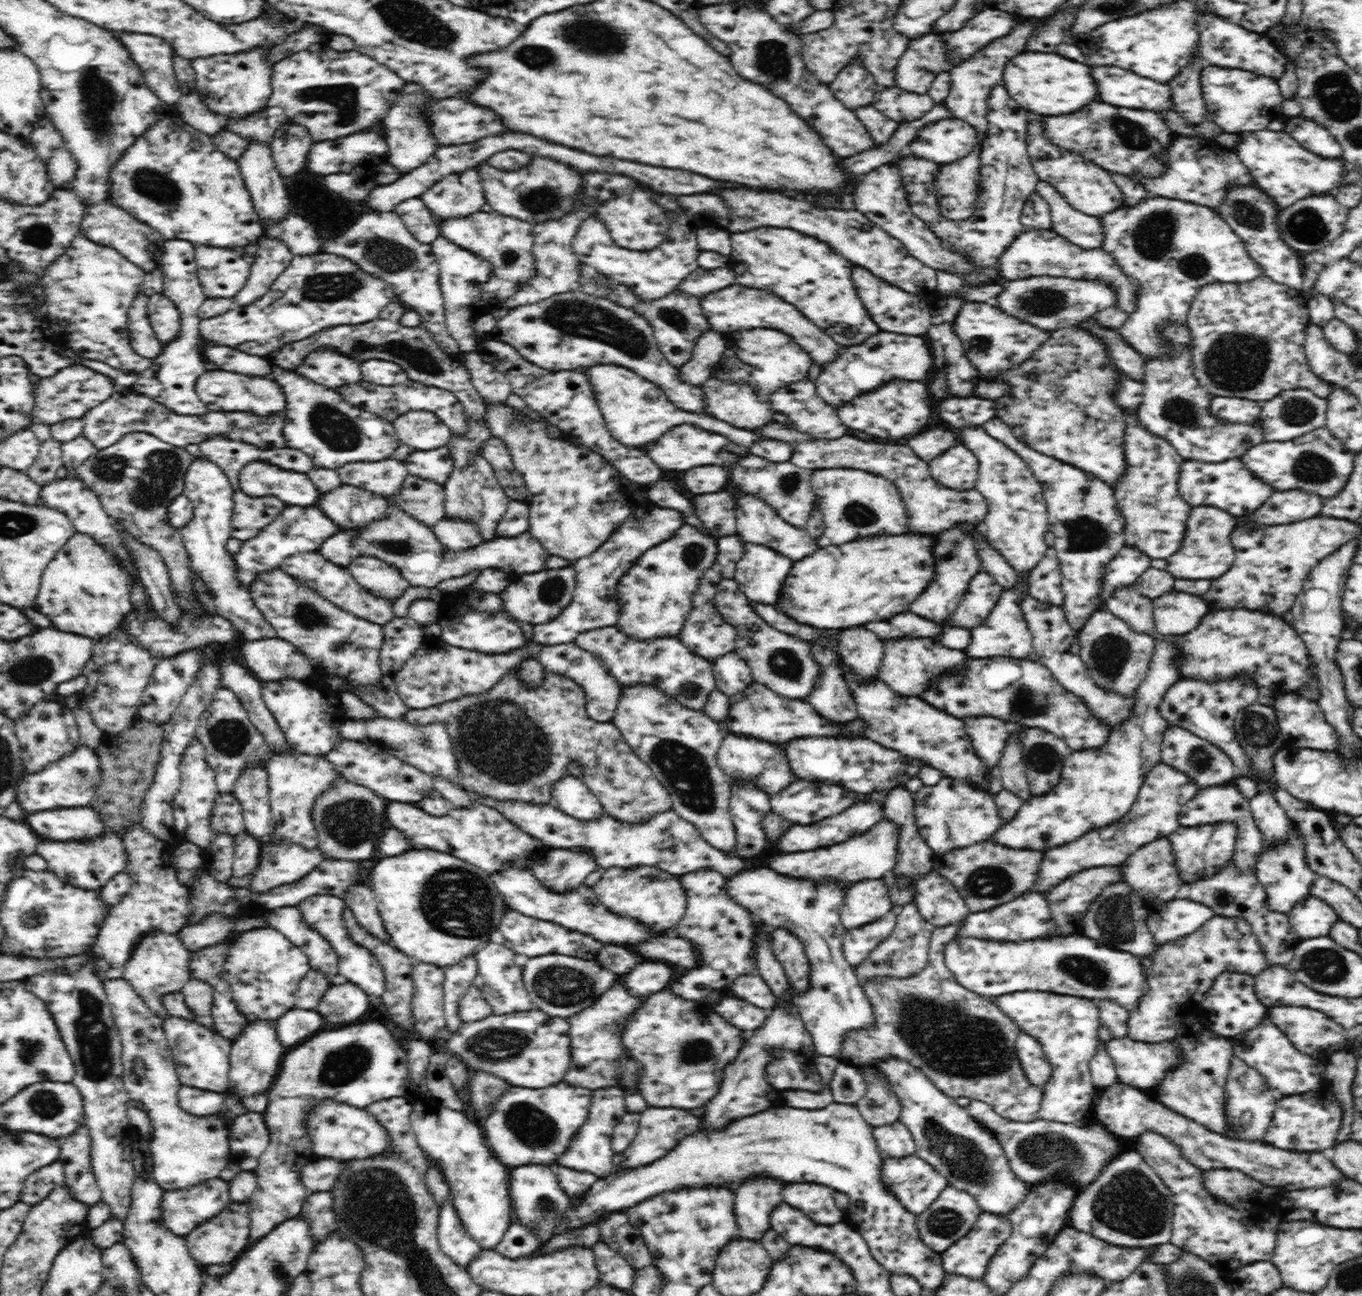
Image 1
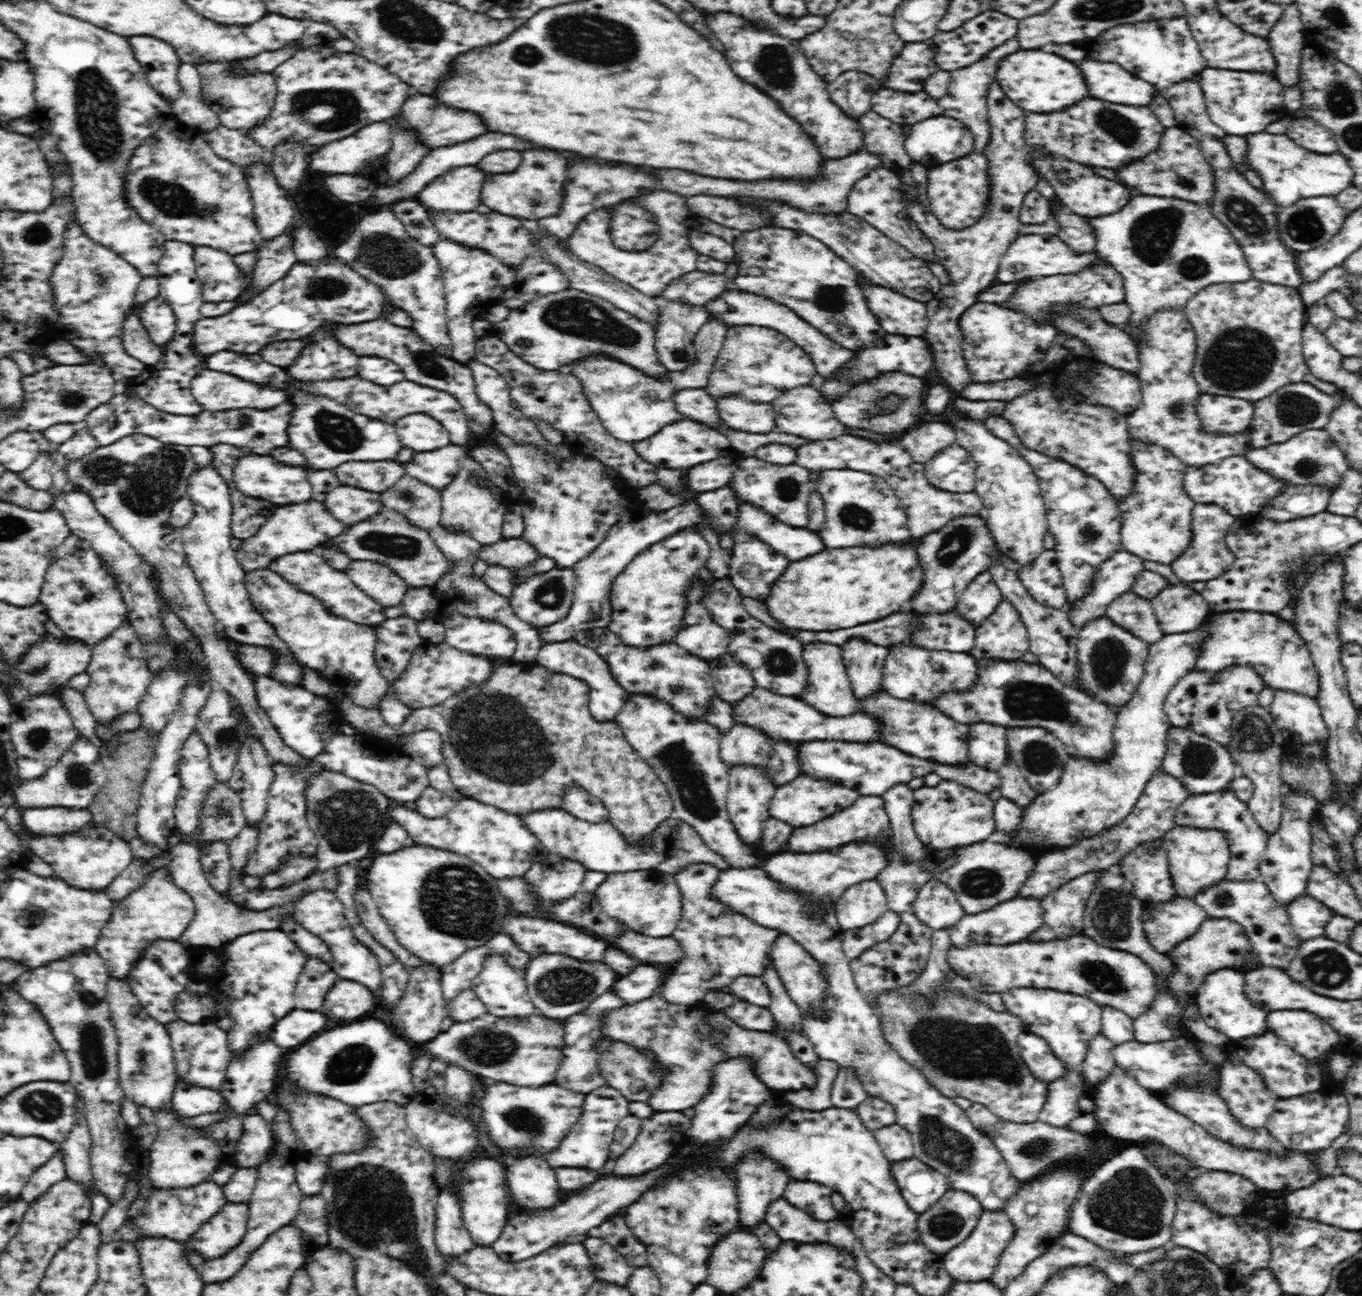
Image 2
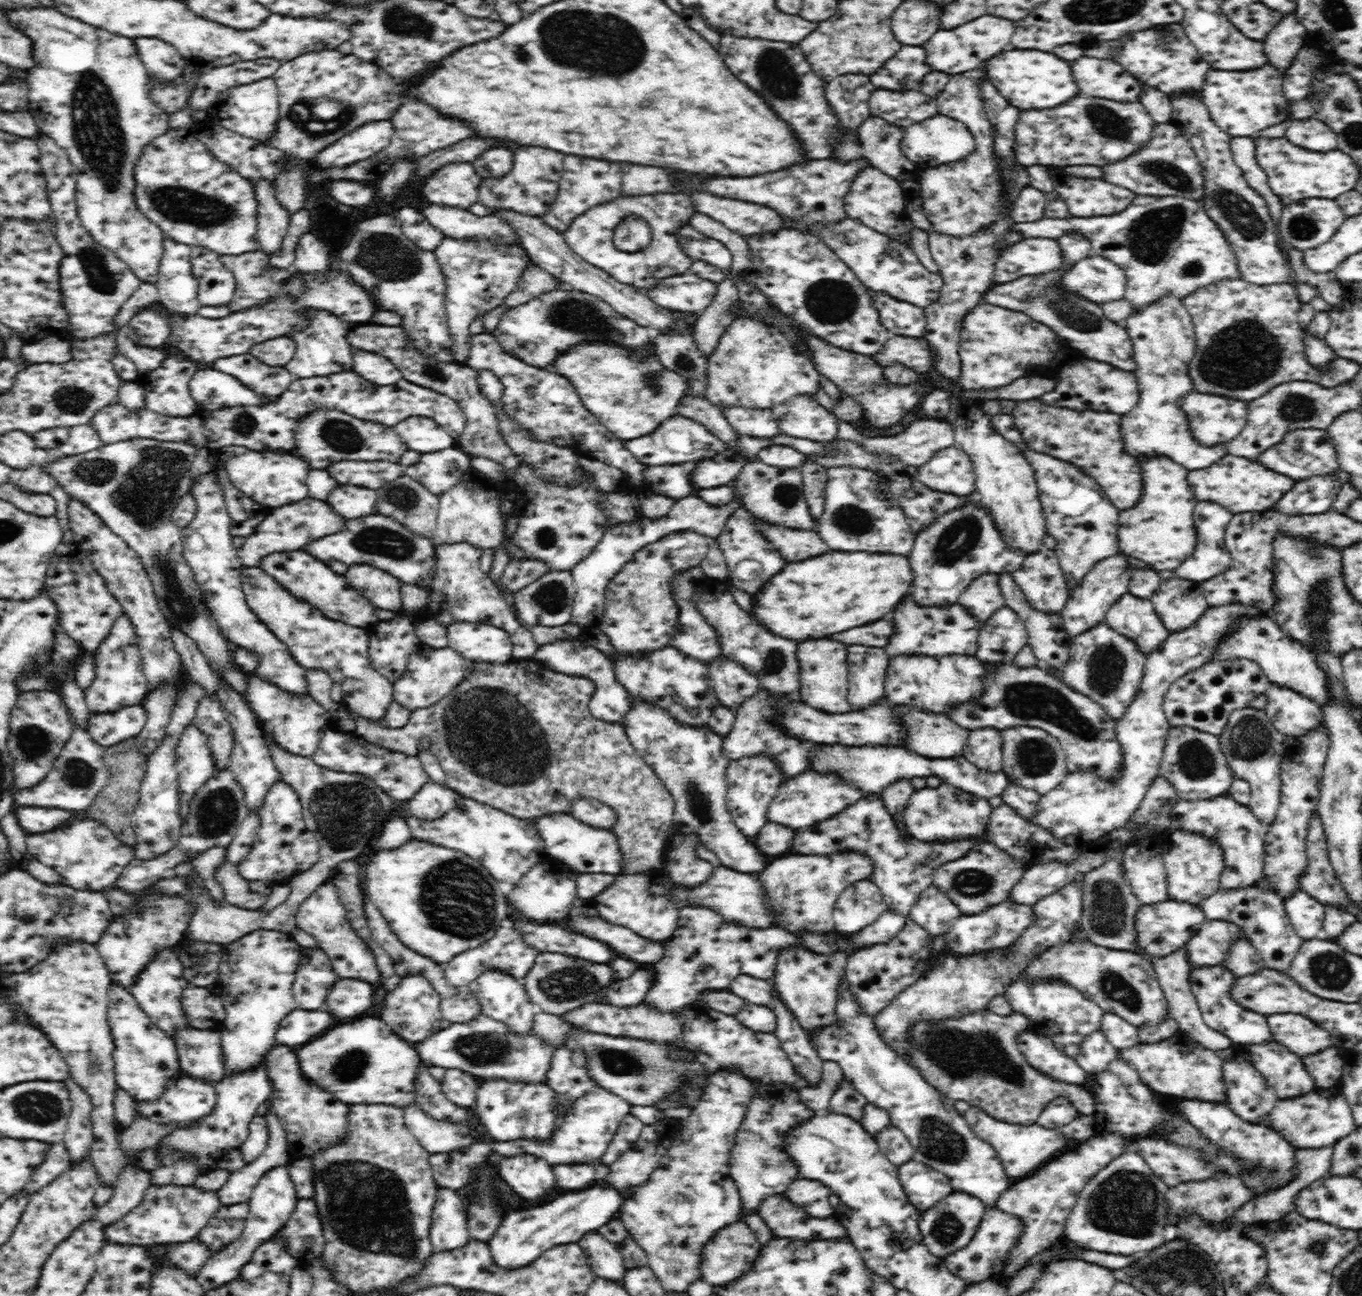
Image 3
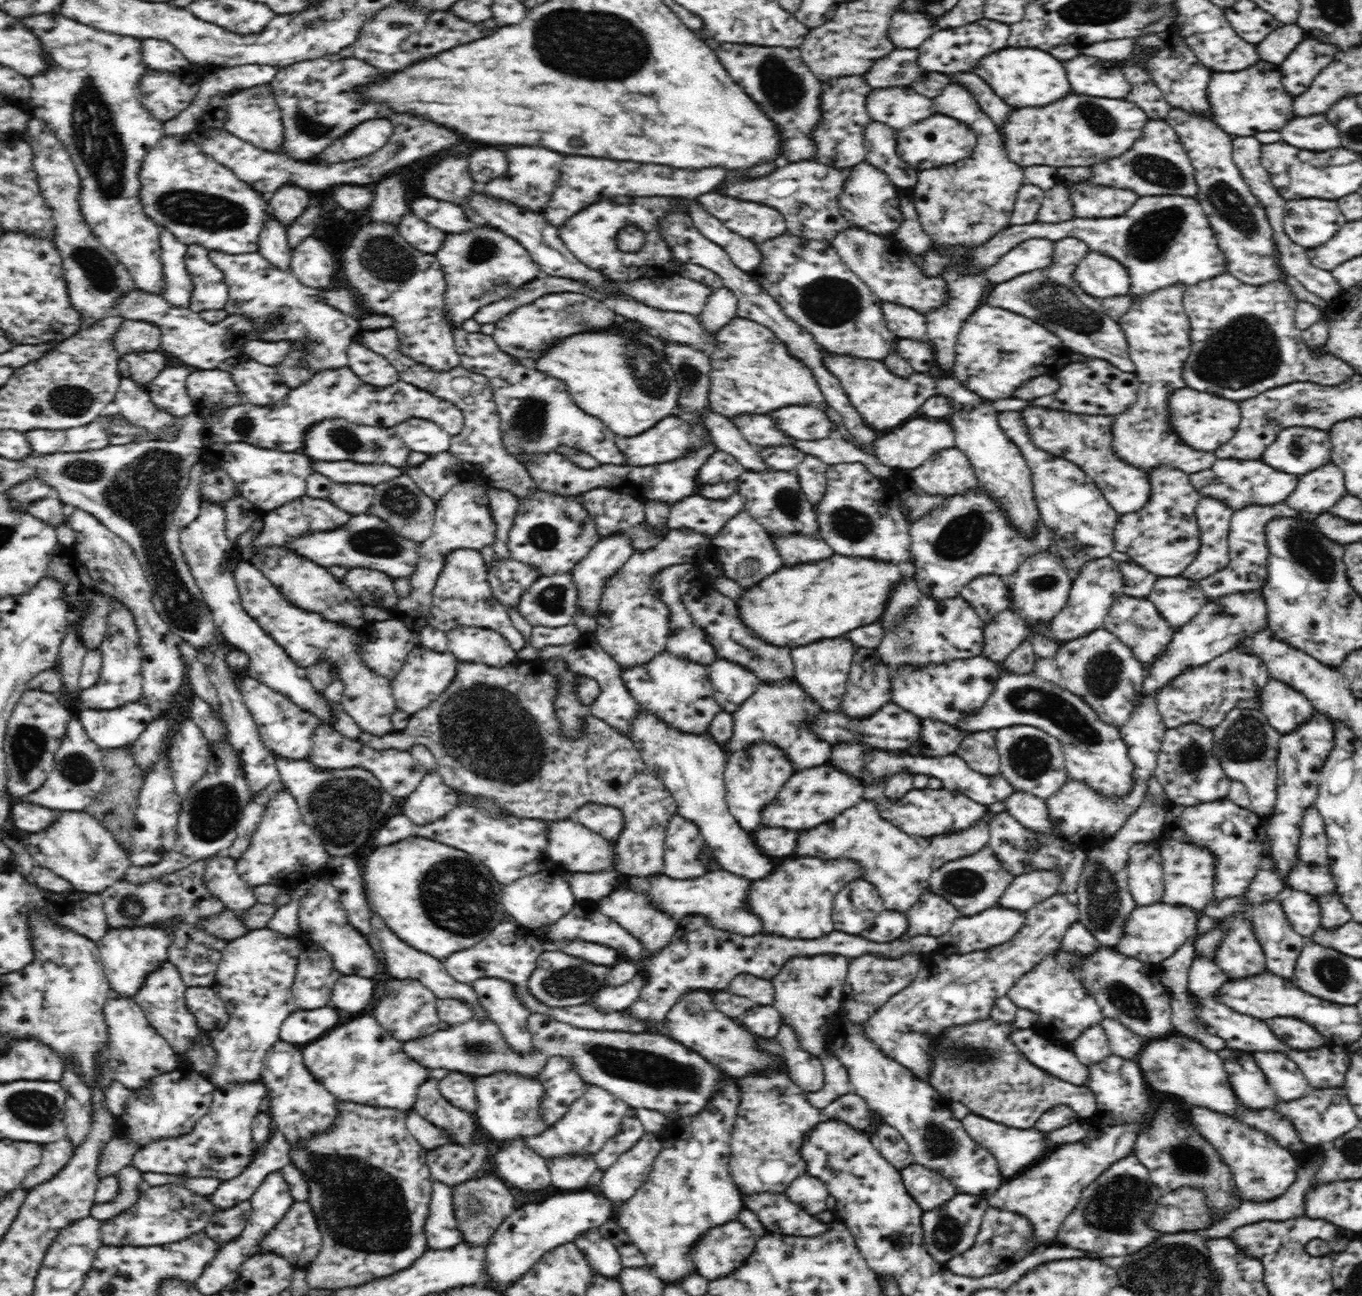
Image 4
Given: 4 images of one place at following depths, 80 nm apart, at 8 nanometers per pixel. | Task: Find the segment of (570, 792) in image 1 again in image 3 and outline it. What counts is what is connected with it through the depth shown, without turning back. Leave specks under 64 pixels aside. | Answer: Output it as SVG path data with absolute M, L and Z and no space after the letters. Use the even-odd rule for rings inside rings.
M579 797L571 805L571 816L588 826L611 830L616 824L616 812L602 802L594 799Z

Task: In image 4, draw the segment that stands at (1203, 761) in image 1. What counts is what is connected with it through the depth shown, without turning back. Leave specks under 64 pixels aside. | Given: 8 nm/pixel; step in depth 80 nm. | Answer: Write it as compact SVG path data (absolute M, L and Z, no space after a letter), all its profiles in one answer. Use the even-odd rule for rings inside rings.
M1196 723L1181 724L1165 732L1158 753L1155 778L1163 787L1163 792L1166 794L1166 799L1170 801L1170 806L1197 806L1227 797L1232 781L1228 779L1228 775L1224 773L1224 769L1214 756L1213 740L1212 731Z

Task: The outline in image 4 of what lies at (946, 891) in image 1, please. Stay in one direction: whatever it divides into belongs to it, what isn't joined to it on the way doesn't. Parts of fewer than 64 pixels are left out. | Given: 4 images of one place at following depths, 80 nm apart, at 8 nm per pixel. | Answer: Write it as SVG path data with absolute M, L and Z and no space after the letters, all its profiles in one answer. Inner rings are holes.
M927 891L905 916L909 922L909 936L939 937L946 934L952 928L953 922L962 915L942 895Z

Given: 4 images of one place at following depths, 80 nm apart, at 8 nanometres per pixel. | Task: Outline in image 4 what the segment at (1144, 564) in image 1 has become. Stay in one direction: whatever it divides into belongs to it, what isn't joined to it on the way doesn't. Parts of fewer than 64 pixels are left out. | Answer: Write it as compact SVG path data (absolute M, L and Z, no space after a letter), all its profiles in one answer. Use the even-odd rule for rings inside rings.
M1104 557L1094 559L1093 561L1086 561L1082 566L1082 570L1073 574L1073 585L1069 592L1069 600L1066 606L1054 615L1051 621L1049 621L1049 629L1045 632L1049 638L1053 638L1056 644L1067 643L1094 632L1104 627L1105 618L1112 606L1112 603L1120 596L1123 595L1124 577L1120 573L1120 562L1113 560L1111 557Z

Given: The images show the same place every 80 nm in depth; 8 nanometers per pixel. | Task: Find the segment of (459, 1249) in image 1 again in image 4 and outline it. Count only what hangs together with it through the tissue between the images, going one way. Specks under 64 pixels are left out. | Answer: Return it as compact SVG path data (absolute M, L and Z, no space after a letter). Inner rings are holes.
M435 1181L432 1185L424 1234L429 1250L448 1250L463 1242L453 1211L453 1190L442 1182Z

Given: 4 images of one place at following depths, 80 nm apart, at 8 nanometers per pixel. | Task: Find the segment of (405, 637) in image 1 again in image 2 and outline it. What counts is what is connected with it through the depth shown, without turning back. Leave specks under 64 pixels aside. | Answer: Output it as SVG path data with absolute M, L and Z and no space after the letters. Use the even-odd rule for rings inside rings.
M404 614L401 617L387 618L377 625L377 645L375 659L377 667L390 682L406 670L417 646L424 639L418 634L417 621Z

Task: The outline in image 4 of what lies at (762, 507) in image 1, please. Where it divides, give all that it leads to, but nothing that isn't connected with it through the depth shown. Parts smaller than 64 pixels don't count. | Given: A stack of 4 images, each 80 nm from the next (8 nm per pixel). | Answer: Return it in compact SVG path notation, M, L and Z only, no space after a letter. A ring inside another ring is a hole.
M782 536L774 538L774 544L786 564L802 564L802 562L820 562L830 558L834 550L830 545L818 538L808 536Z

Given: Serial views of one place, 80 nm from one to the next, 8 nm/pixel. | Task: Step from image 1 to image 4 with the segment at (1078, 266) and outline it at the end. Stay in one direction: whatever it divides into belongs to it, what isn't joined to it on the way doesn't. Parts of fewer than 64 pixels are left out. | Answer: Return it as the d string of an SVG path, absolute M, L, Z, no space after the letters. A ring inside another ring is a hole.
M1032 238L1014 247L992 268L986 269L990 282L1006 282L1010 278L1049 267L1054 252L1053 242L1047 238Z

